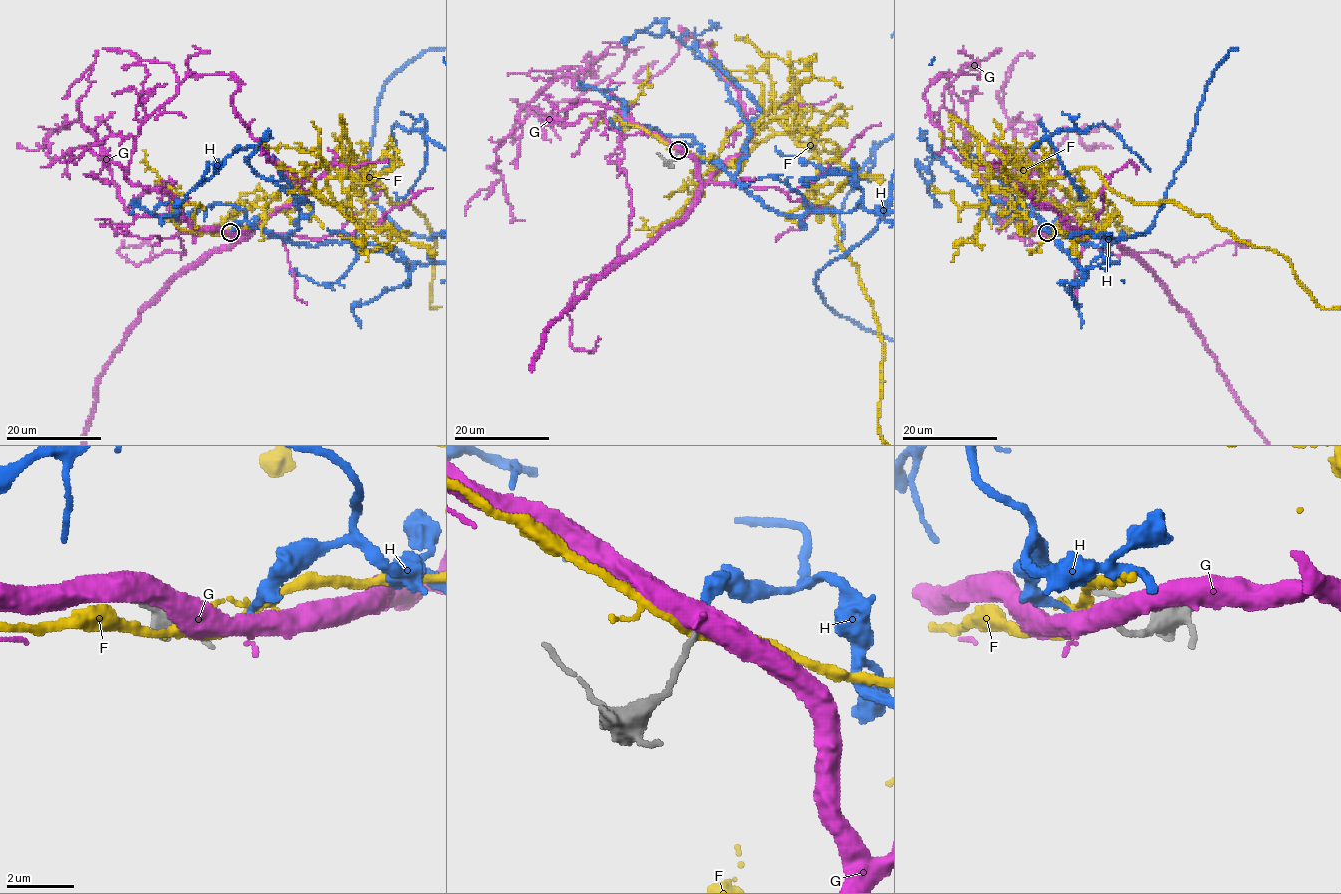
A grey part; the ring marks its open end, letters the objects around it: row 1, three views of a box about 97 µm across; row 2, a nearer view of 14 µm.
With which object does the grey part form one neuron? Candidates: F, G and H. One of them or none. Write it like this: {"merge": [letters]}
{"merge": ["H"]}

